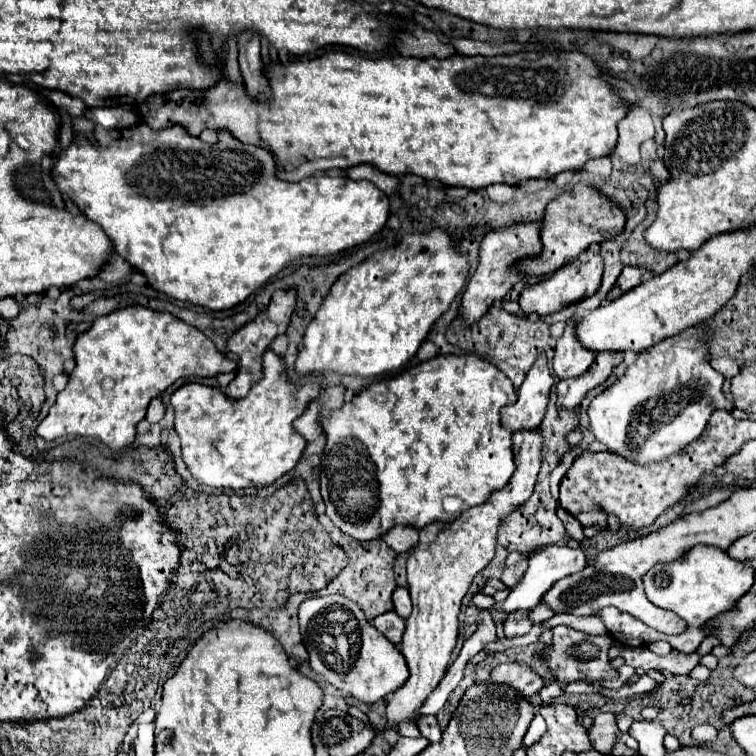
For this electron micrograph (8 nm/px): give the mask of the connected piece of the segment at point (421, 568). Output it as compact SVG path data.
M537 431L515 433L513 435L513 455L515 455L517 469L515 469L505 493L493 495L493 499L489 499L489 503L485 503L481 507L471 507L469 511L465 511L459 519L455 519L451 523L433 523L429 527L423 527L419 531L419 543L411 551L409 559L407 559L407 581L409 581L409 593L411 593L411 601L413 601L413 613L405 621L407 629L403 633L403 641L399 645L399 651L405 657L411 675L405 681L405 685L401 689L397 689L393 693L393 697L387 701L387 711L385 711L387 713L387 725L383 729L383 737L391 747L395 747L397 741L401 739L401 735L399 735L399 725L401 723L405 723L405 721L417 723L419 721L419 717L421 717L419 709L425 705L427 697L435 691L435 687L439 685L439 681L443 679L443 675L445 675L445 671L449 667L449 659L451 659L451 653L453 653L455 643L457 643L457 615L459 615L461 599L467 593L473 577L481 569L485 569L491 563L491 559L495 557L497 531L499 531L503 519L507 519L515 511L519 511L519 507L533 493L537 473L539 473L539 467L541 467L541 435Z

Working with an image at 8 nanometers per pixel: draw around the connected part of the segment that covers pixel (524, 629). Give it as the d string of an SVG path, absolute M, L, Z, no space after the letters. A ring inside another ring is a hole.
M527 611L511 613L511 615L505 619L505 635L507 635L507 637L521 637L521 635L529 633L531 627L533 627L533 623L527 619Z

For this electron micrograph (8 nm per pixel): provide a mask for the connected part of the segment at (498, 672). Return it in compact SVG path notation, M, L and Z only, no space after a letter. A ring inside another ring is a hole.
M505 663L505 665L495 667L491 671L489 683L499 683L499 685L513 687L525 699L533 697L545 685L543 679L537 673L533 673L527 665L519 665L519 663Z

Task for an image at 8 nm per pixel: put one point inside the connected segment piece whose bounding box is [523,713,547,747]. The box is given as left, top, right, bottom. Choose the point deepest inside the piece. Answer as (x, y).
(537, 729)

